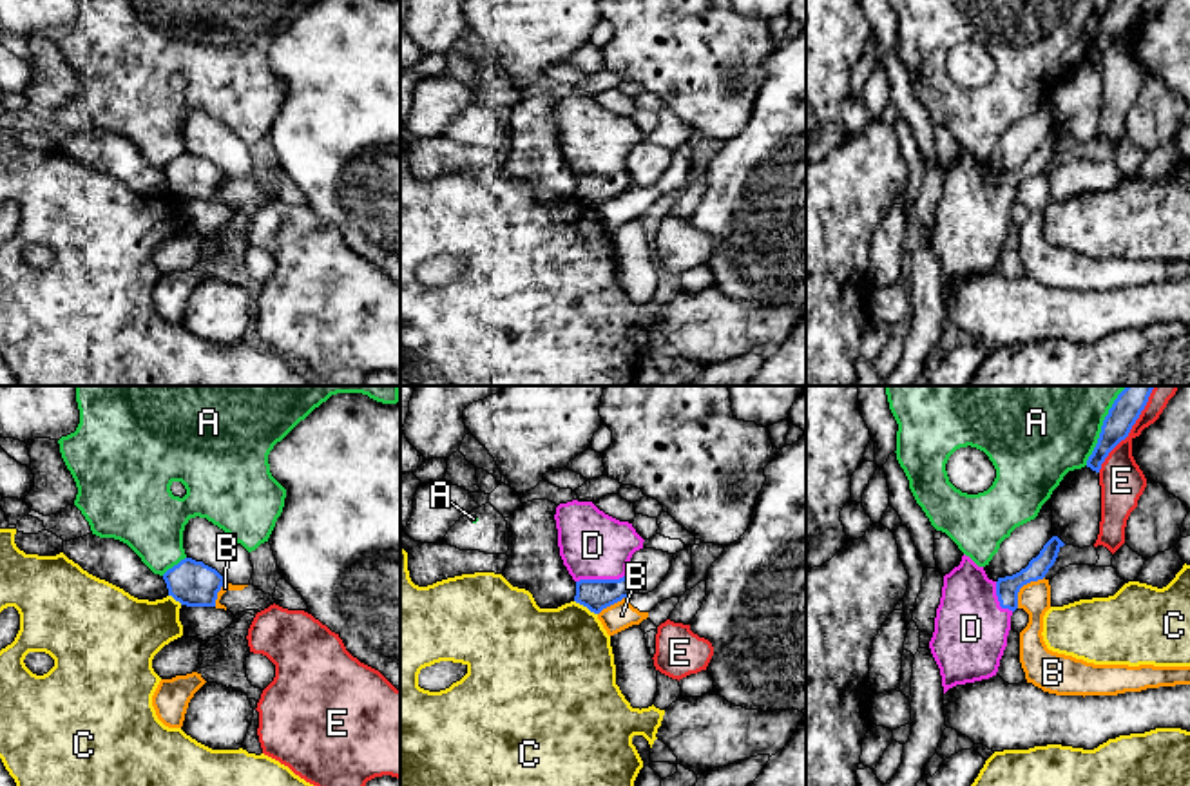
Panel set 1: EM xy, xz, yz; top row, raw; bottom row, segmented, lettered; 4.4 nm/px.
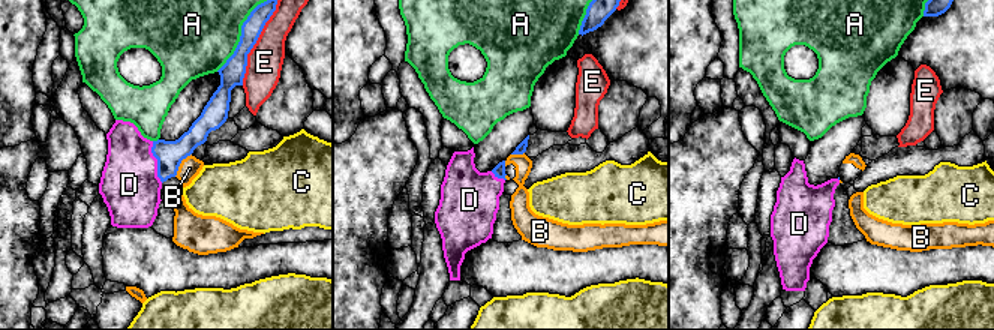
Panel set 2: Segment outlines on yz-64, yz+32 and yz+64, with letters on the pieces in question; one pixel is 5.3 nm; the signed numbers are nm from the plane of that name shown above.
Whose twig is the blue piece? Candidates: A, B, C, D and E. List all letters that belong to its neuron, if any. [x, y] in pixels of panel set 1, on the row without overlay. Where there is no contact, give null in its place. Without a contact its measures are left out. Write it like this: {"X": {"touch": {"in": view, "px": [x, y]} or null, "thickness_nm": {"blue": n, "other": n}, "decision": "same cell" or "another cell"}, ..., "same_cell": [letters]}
{"A": {"touch": {"in": "yz", "px": [1100, 29]}, "thickness_nm": {"blue": 130, "other": 320}, "decision": "another cell"}, "B": {"touch": {"in": "yz", "px": [1022, 180]}, "thickness_nm": {"blue": 100, "other": 140}, "decision": "another cell"}, "C": {"touch": {"in": "xz", "px": [585, 200]}, "thickness_nm": {"blue": 140, "other": 440}, "decision": "another cell"}, "D": {"touch": {"in": "xz", "px": [600, 174]}, "thickness_nm": {"blue": 140, "other": 300}, "decision": "same cell"}, "E": {"touch": {"in": "yz", "px": [1123, 33]}, "thickness_nm": {"blue": 130, "other": 200}, "decision": "another cell"}, "same_cell": ["D"]}

